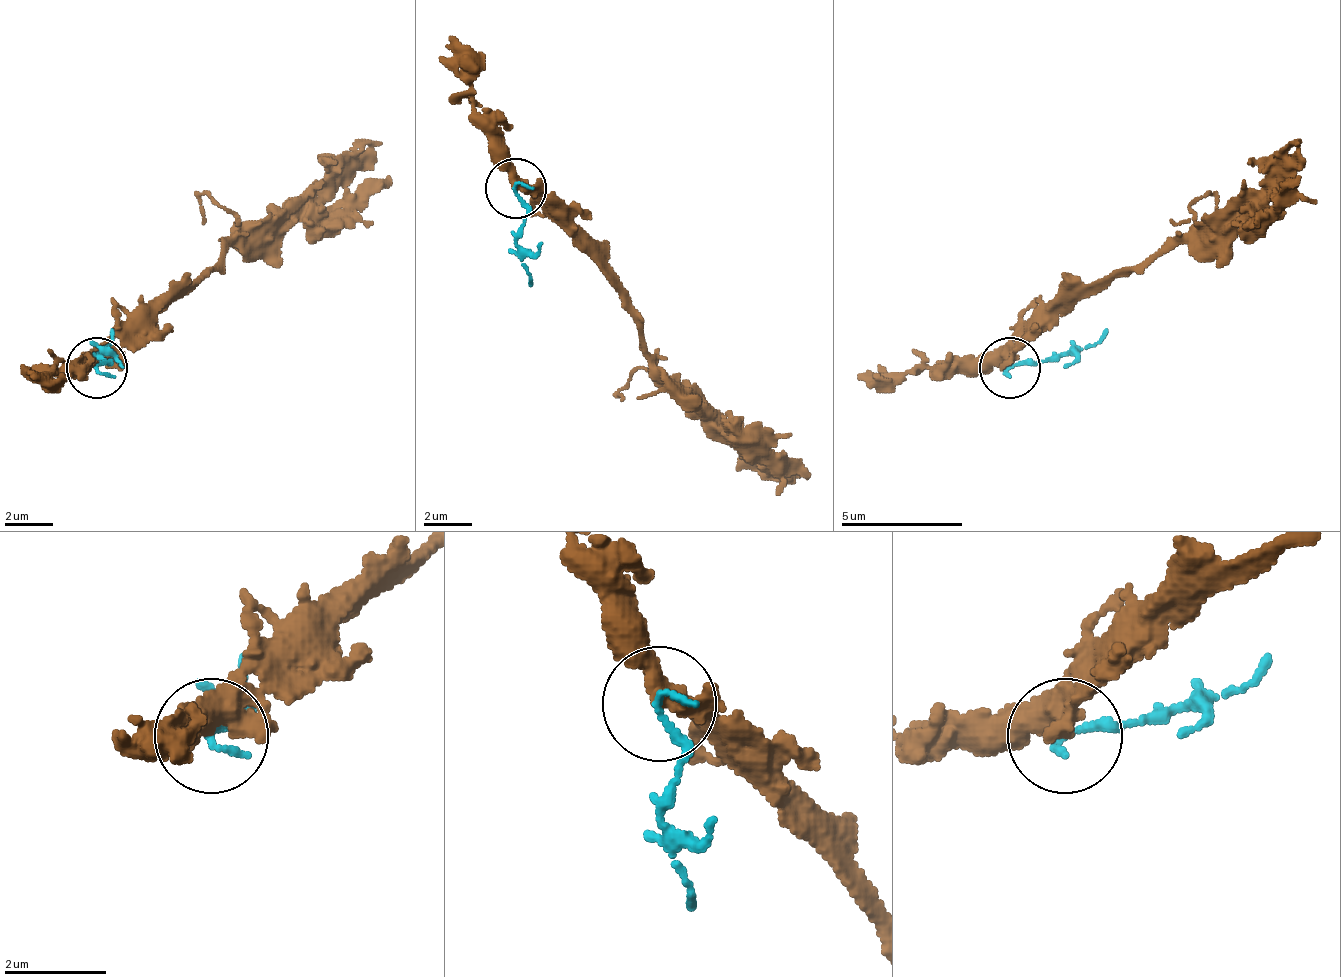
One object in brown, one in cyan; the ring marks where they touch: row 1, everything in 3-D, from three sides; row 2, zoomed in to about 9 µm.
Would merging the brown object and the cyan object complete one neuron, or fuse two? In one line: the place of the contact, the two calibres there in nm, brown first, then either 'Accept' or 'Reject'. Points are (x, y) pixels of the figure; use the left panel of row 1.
Place: (97, 367). Thickness 360 nm (brown) against 170 nm. Reject

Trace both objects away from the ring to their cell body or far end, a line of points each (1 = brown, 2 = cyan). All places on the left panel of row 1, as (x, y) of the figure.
1: (98, 369), (116, 357), (183, 290), (250, 241), (359, 144), (384, 144)
2: (98, 369), (110, 326)

